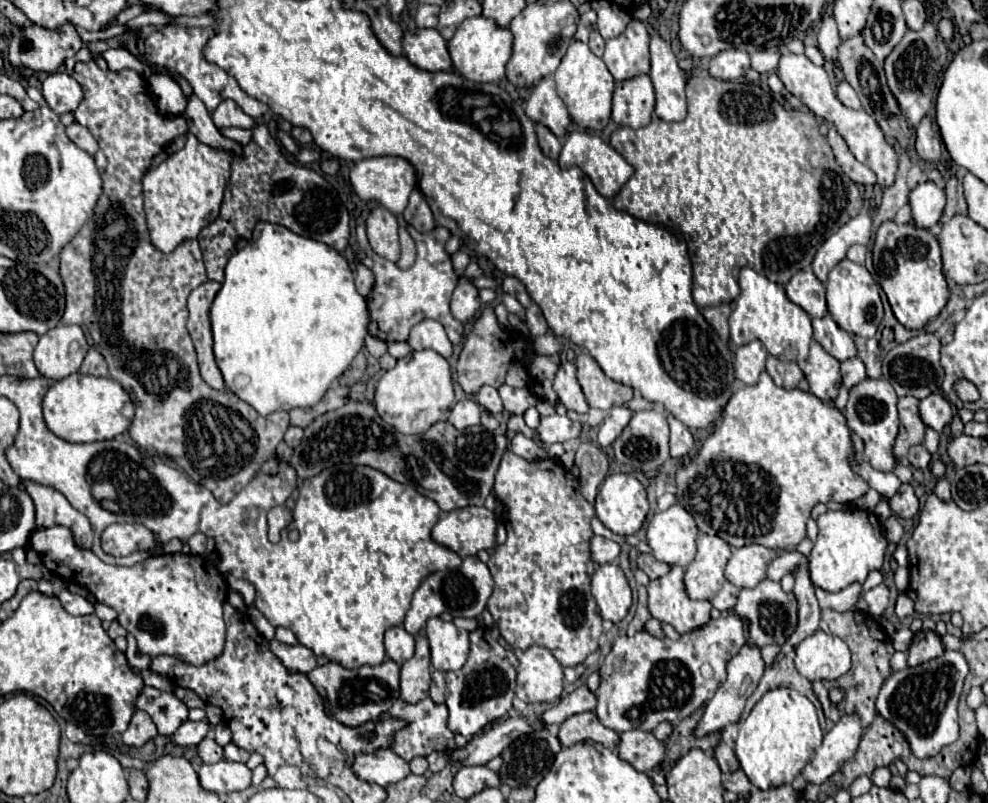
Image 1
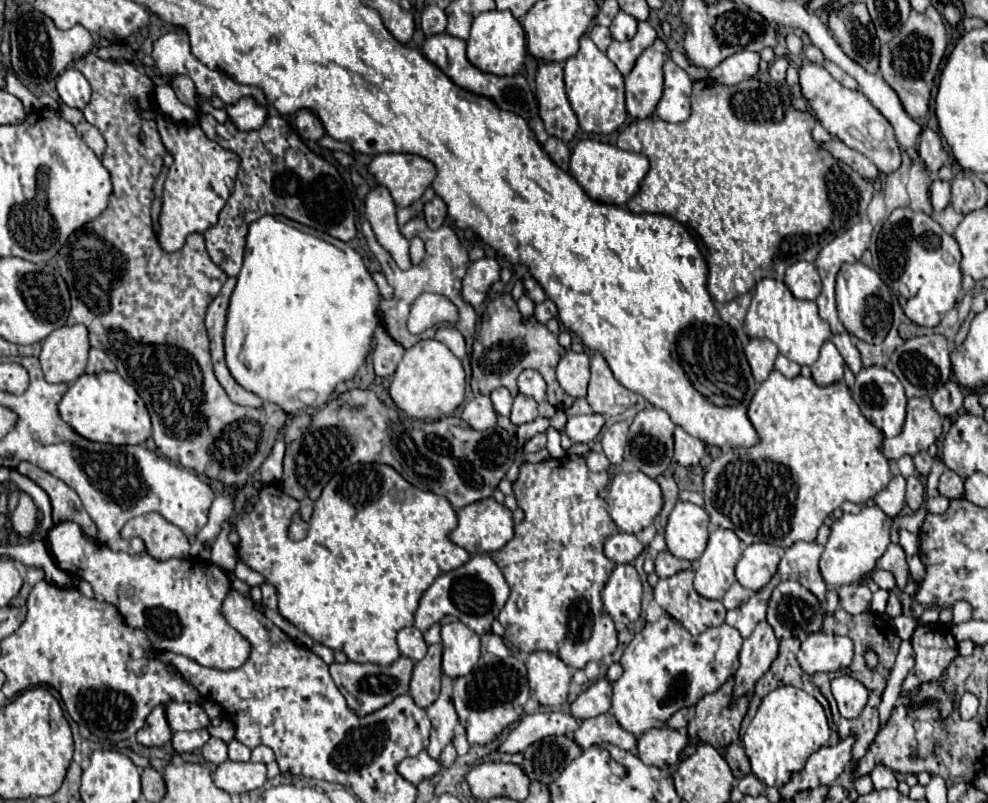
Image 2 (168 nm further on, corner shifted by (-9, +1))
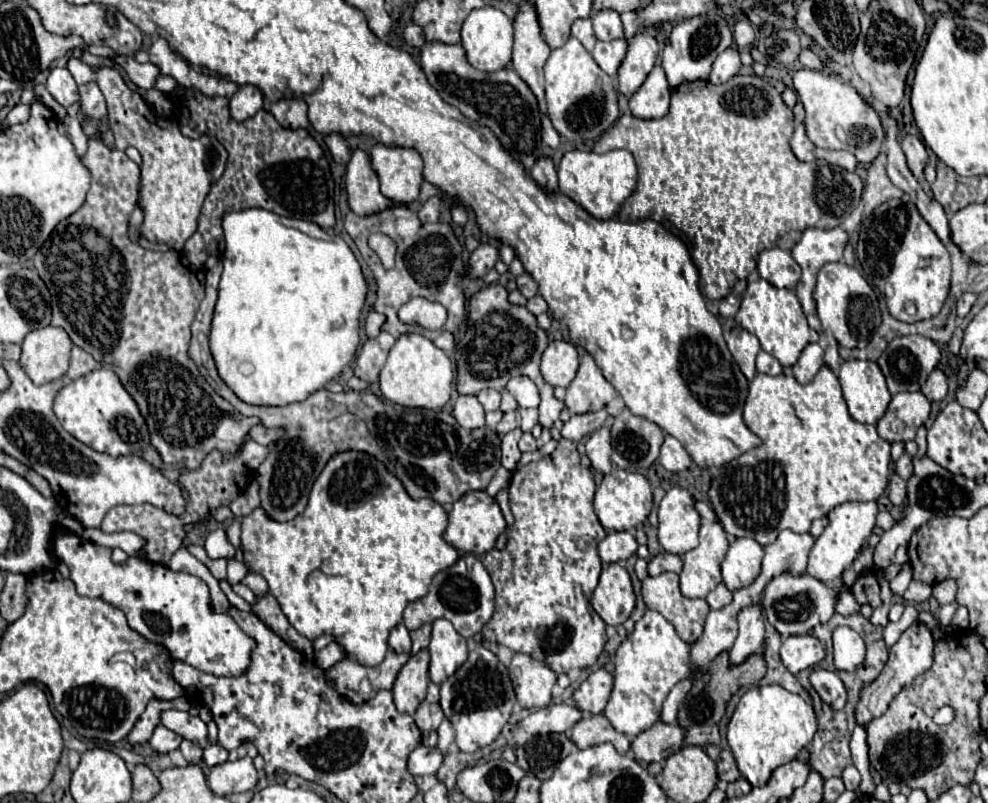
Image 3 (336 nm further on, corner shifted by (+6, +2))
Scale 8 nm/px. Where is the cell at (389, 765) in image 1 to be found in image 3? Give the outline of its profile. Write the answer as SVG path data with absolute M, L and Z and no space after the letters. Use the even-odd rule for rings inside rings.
M421 745L409 755L411 775L435 775L443 763L443 753L437 747Z

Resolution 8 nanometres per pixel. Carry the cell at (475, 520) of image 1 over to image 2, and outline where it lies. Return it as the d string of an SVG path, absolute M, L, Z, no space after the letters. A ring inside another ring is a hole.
M486 498L458 512L458 524L450 532L450 540L474 556L500 550L512 534L512 512L494 498Z

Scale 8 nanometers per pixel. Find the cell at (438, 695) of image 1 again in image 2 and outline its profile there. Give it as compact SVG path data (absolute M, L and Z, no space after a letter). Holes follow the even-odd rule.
M442 676L442 692L440 692L438 700L426 708L430 722L432 722L430 744L428 744L426 752L432 758L438 758L442 748L452 742L452 738L454 738L452 730L458 724L458 714L454 710L450 694L452 694L452 678Z

